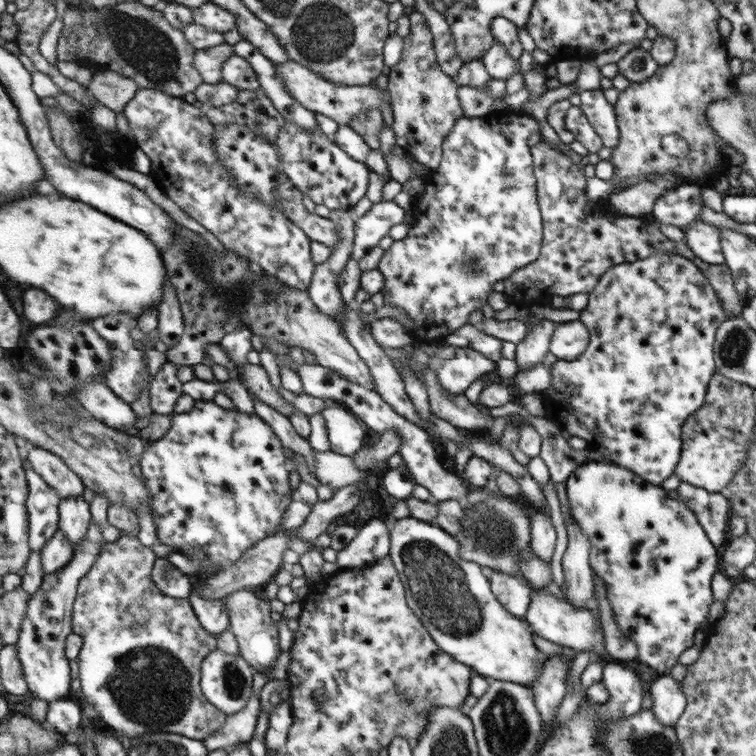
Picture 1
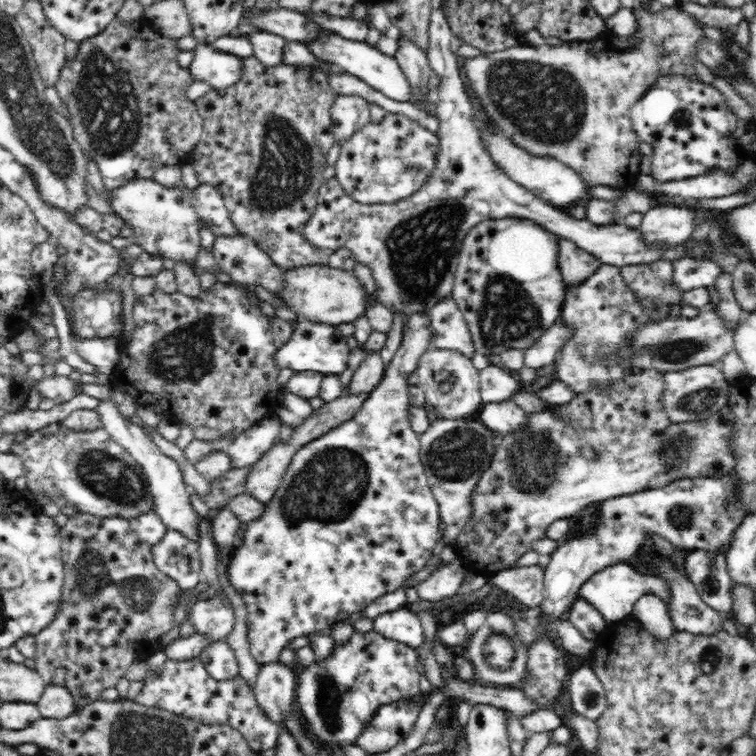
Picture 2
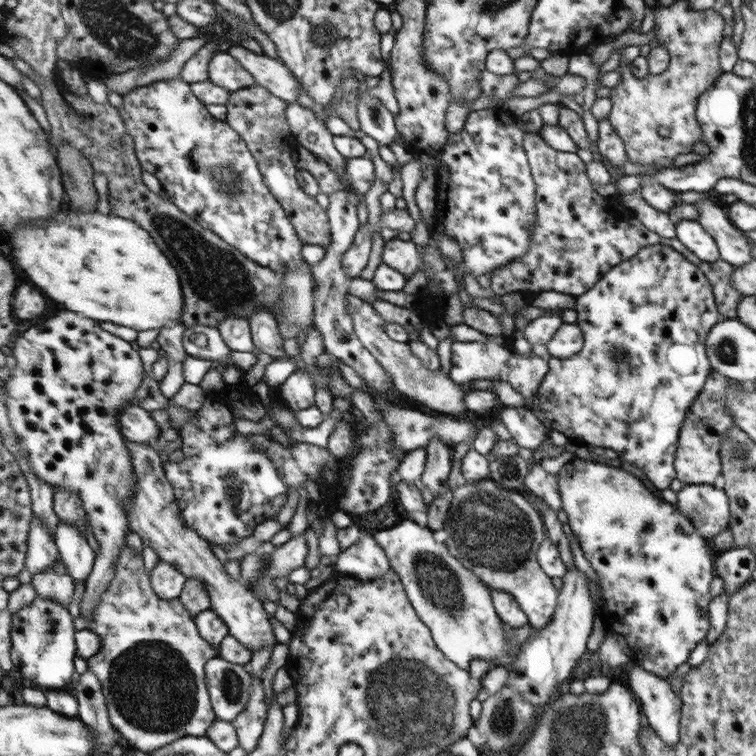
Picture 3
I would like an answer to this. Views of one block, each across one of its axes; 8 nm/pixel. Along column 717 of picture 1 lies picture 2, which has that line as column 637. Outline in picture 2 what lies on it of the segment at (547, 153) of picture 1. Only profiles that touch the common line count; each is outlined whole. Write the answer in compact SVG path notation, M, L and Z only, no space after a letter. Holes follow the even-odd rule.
M656 260L656 262L650 262L650 264L621 266L621 275L626 284L629 284L629 287L637 293L643 303L653 302L654 306L663 305L664 302L668 306L683 305L684 290L672 285L672 272L674 272L674 265L672 265L672 261L668 260Z

